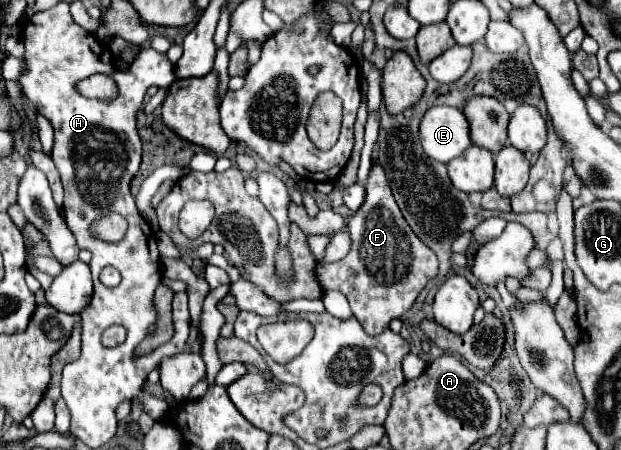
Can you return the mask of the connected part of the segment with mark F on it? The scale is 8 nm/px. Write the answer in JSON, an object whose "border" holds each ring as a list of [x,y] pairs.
{"border":[[[379,164],[371,166],[365,188],[367,198],[363,206],[347,222],[347,232],[351,236],[349,254],[339,262],[319,264],[317,272],[321,286],[325,290],[339,290],[345,294],[363,330],[377,336],[389,328],[391,320],[401,318],[415,304],[427,282],[437,276],[437,256],[405,222]]]}

